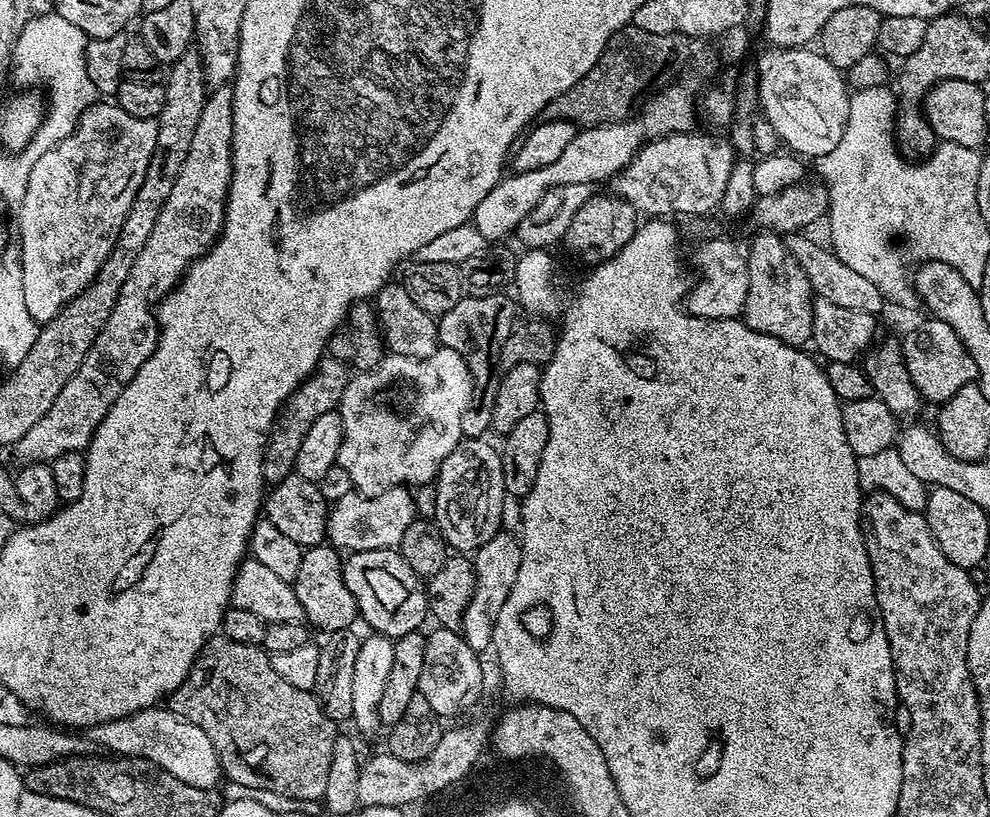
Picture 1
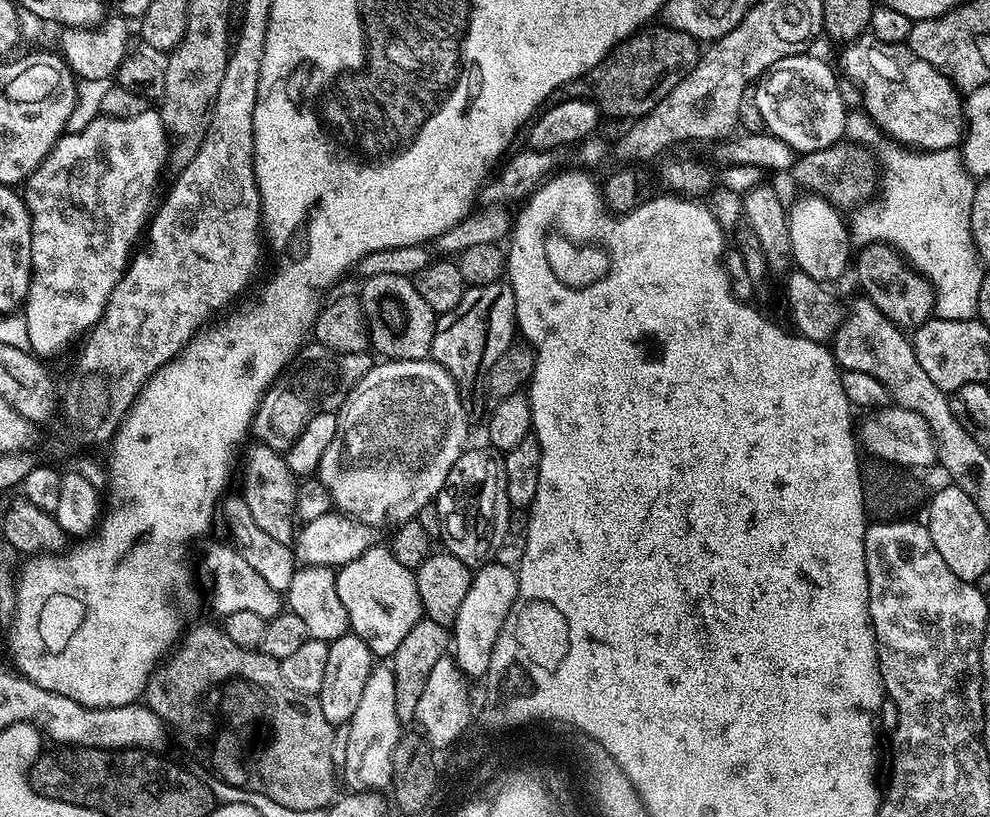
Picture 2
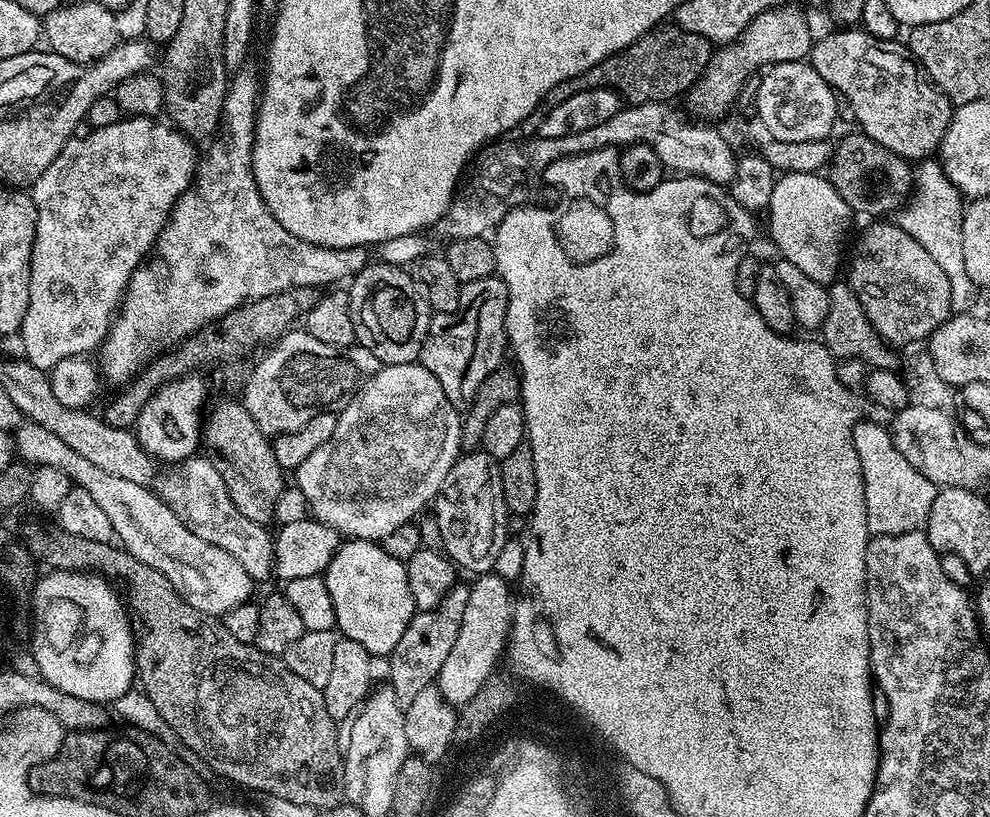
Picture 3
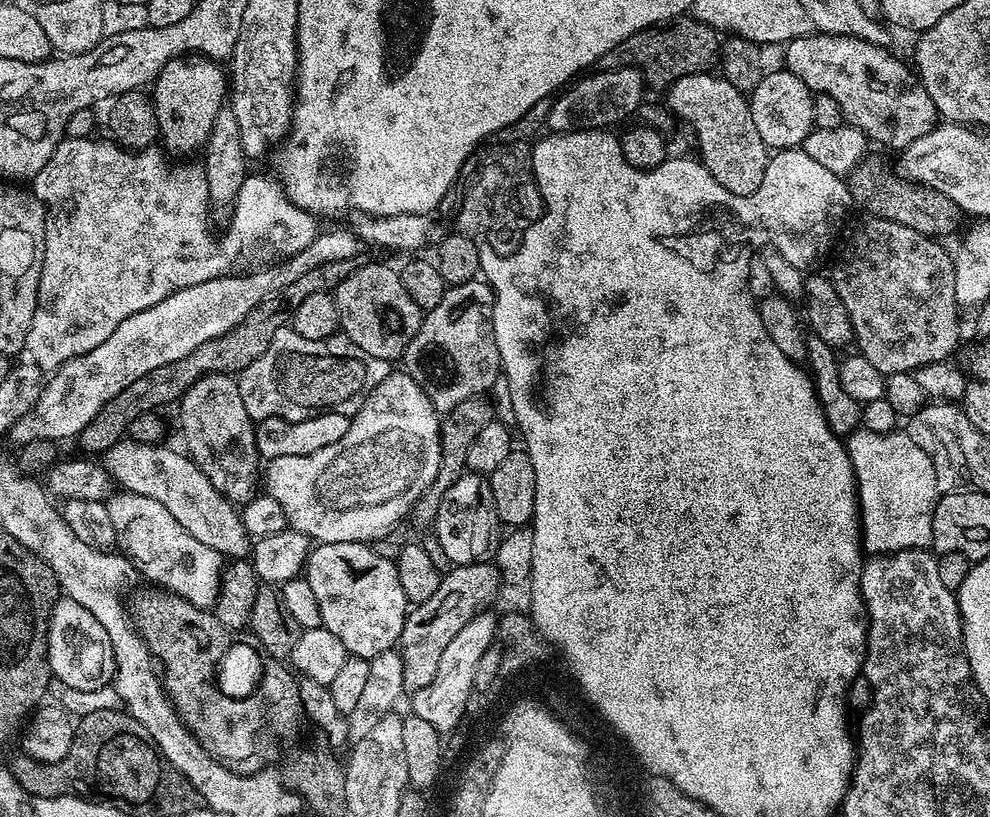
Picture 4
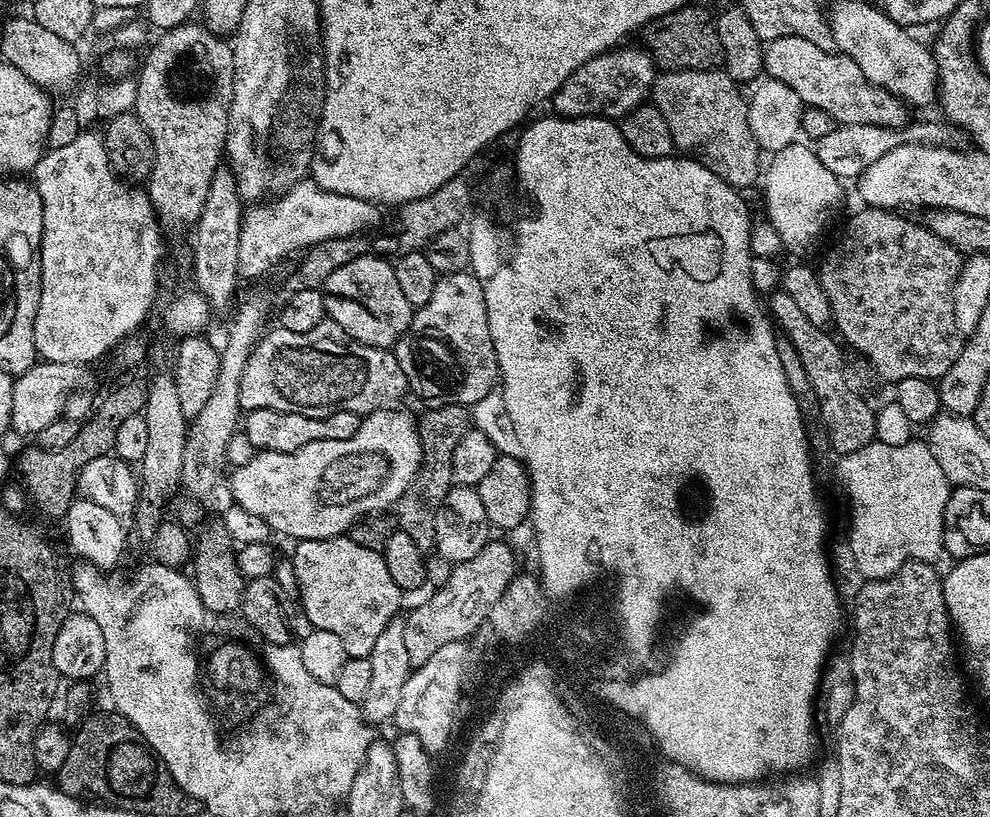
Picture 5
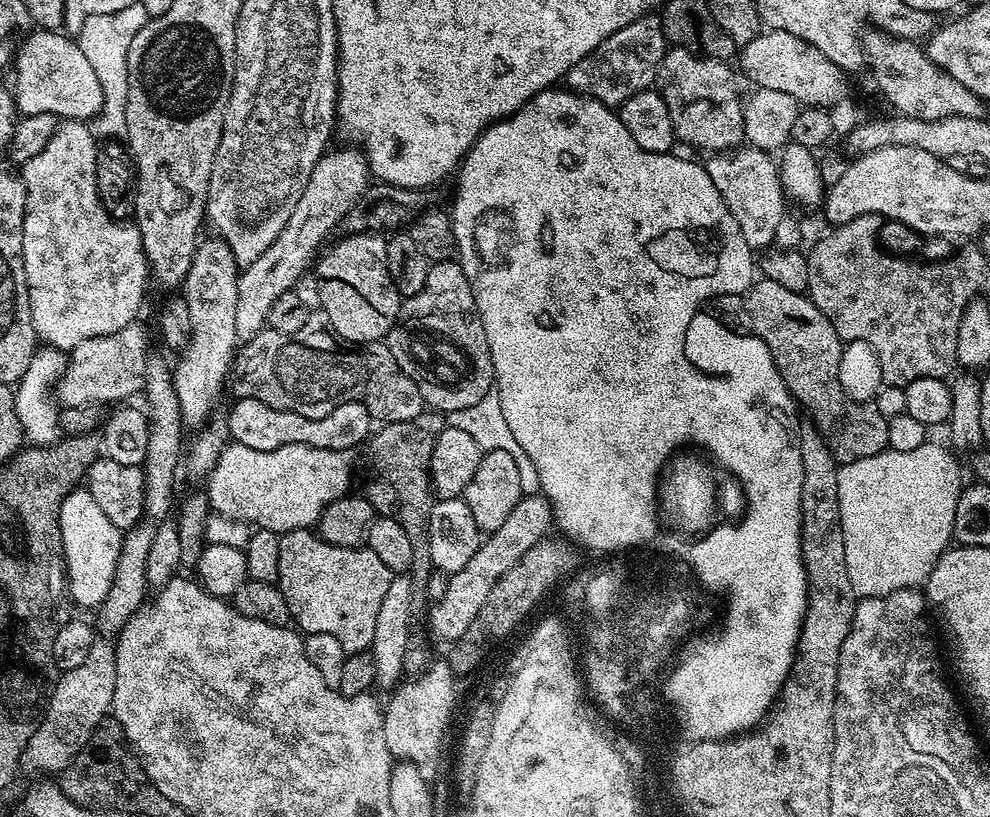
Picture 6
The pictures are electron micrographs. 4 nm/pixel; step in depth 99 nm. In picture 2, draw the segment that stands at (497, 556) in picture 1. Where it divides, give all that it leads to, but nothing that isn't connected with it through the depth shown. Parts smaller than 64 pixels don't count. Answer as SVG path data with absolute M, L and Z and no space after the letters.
M496 563L482 564L475 569L470 590L466 590L466 598L458 610L458 618L450 629L450 644L454 649L454 659L463 669L464 675L469 678L481 678L488 674L494 642L498 642L498 634L518 594L517 569Z

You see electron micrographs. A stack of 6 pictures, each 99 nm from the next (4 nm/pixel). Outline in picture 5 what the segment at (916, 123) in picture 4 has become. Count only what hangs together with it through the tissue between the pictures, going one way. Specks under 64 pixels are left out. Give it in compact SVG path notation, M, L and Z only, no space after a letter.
M779 36L763 49L763 71L794 90L805 105L813 104L840 124L903 128L909 123L909 105L880 85L867 80L856 61L839 50L823 49L801 36Z

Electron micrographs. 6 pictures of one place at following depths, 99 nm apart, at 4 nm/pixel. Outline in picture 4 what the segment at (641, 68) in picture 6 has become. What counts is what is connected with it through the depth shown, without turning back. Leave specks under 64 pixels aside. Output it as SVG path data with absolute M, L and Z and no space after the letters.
M625 66L609 72L589 71L551 101L547 127L552 132L590 132L611 129L611 124L623 125L627 116L635 117L639 113L646 100L644 92L644 75L637 68Z

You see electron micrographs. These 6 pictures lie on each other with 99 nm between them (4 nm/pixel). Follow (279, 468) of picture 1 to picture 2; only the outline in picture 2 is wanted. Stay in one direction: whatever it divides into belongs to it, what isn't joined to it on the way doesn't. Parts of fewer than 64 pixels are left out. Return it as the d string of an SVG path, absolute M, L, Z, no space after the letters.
M309 343L296 353L296 357L294 357L291 364L281 372L279 378L272 383L263 398L261 398L260 404L256 408L256 416L252 420L251 435L253 437L257 436L260 439L257 441L263 447L281 454L287 453L288 448L294 446L298 434L302 434L306 422L310 422L310 418L314 414L322 414L323 412L339 413L340 407L344 405L344 399L348 397L352 387L365 376L373 363L373 357L368 352L342 354L341 352L332 352L329 348L324 348L318 343Z

